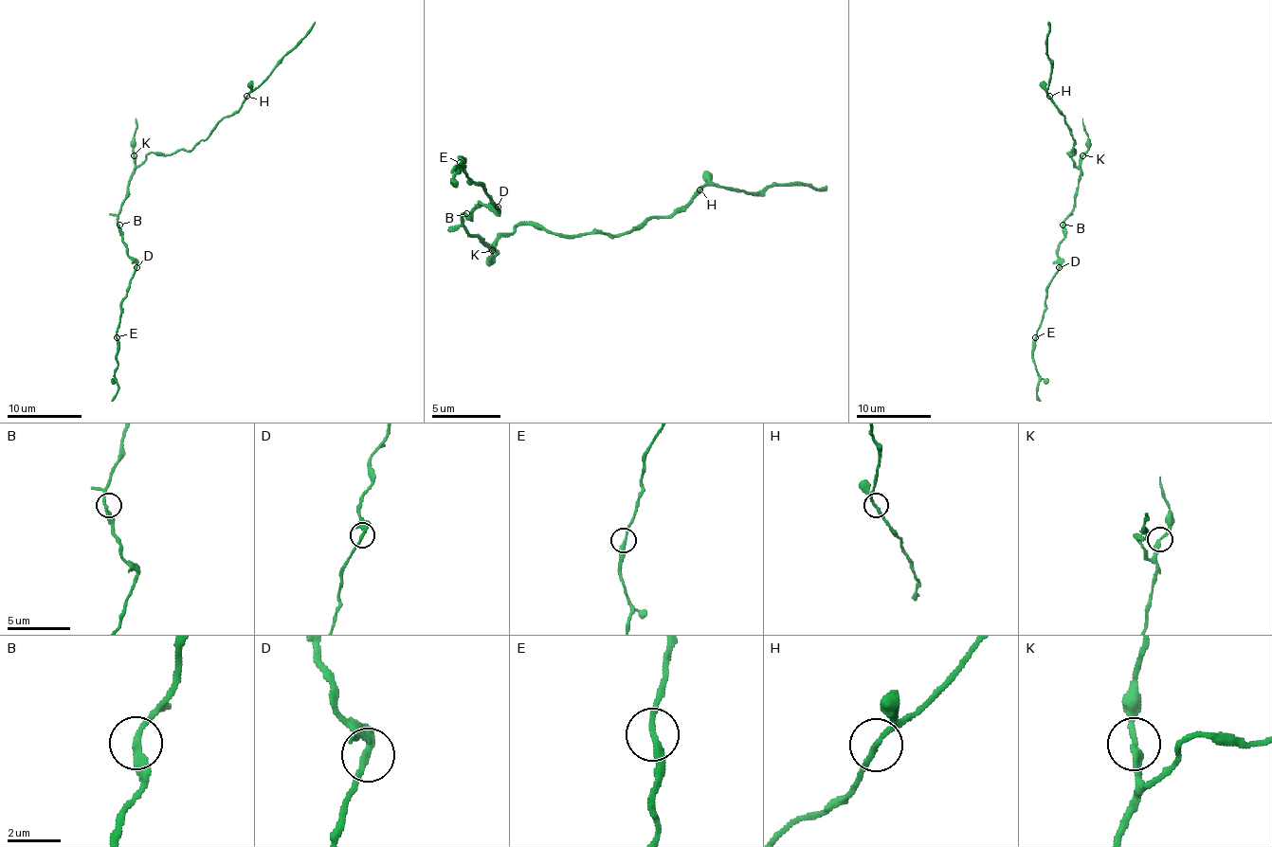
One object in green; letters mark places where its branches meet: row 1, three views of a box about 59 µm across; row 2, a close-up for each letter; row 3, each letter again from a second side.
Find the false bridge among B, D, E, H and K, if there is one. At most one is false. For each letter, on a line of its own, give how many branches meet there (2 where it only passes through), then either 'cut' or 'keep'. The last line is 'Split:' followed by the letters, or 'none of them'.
B: 2 branches meet; keep
D: 2 branches meet; keep
E: 2 branches meet; keep
H: 2 branches meet; keep
K: 2 branches meet; keep
Split: none of them

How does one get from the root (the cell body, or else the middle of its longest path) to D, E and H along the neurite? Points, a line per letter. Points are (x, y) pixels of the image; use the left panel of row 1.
D: (131, 174), (127, 198), (118, 215), (118, 230), (127, 248), (127, 256), (136, 267)
E: (131, 174), (127, 198), (118, 215), (118, 230), (135, 265), (135, 275), (121, 302), (117, 337)
H: (131, 174), (150, 152), (173, 153), (179, 150), (192, 150), (226, 117), (231, 117), (246, 96)

